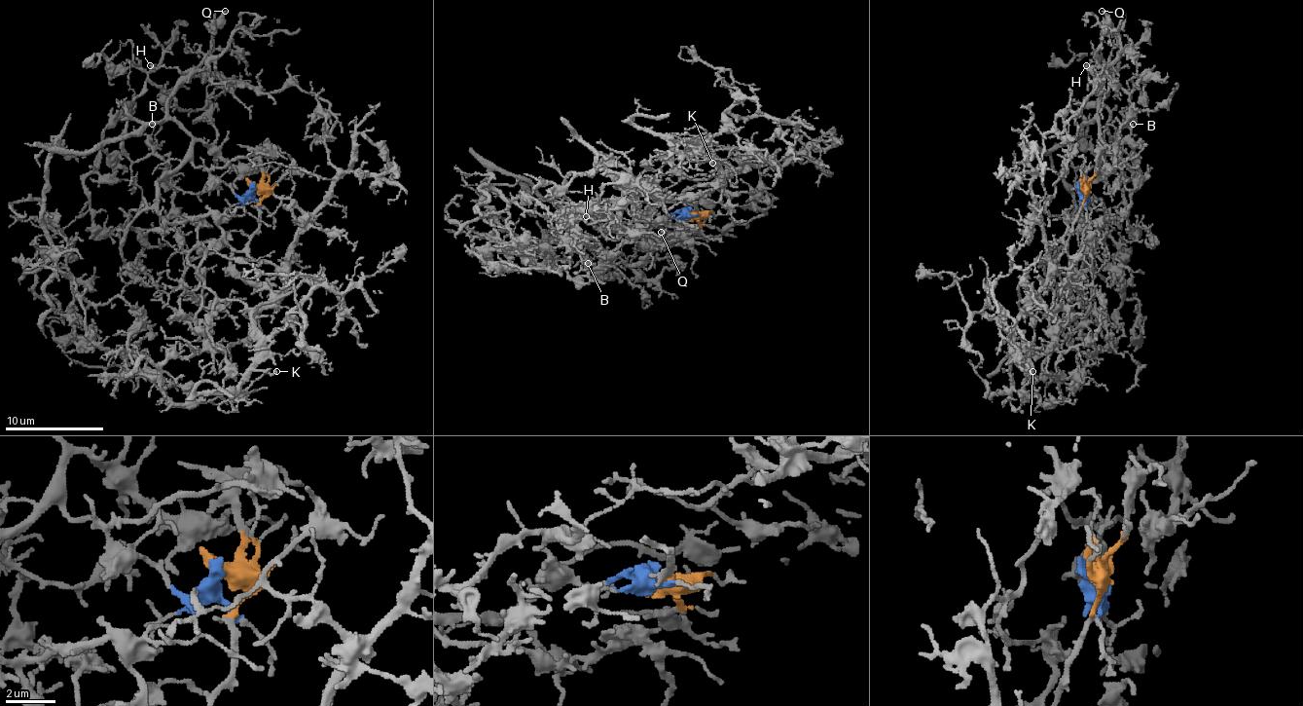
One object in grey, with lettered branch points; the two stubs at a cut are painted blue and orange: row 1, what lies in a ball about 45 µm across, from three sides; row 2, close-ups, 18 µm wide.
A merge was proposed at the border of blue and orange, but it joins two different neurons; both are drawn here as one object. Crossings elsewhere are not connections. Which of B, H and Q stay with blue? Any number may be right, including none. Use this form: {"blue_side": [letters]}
{"blue_side": ["B", "H", "Q"]}

